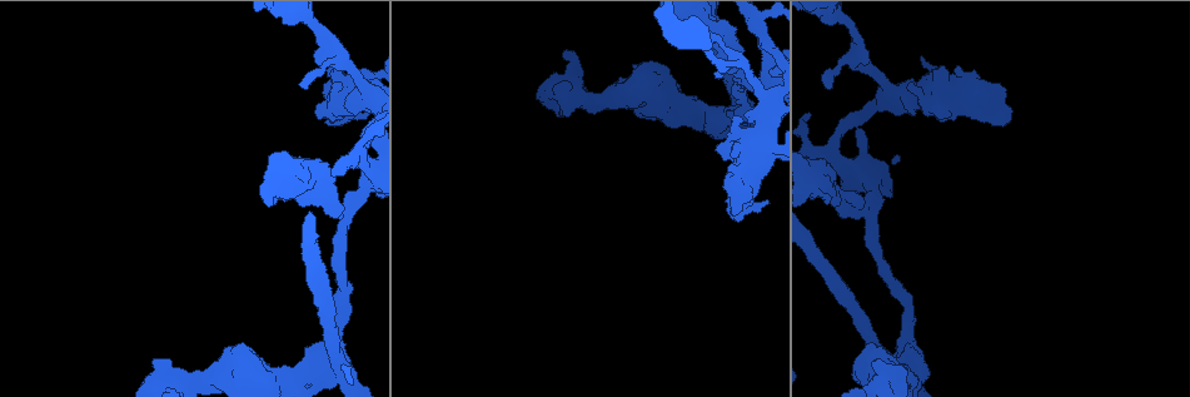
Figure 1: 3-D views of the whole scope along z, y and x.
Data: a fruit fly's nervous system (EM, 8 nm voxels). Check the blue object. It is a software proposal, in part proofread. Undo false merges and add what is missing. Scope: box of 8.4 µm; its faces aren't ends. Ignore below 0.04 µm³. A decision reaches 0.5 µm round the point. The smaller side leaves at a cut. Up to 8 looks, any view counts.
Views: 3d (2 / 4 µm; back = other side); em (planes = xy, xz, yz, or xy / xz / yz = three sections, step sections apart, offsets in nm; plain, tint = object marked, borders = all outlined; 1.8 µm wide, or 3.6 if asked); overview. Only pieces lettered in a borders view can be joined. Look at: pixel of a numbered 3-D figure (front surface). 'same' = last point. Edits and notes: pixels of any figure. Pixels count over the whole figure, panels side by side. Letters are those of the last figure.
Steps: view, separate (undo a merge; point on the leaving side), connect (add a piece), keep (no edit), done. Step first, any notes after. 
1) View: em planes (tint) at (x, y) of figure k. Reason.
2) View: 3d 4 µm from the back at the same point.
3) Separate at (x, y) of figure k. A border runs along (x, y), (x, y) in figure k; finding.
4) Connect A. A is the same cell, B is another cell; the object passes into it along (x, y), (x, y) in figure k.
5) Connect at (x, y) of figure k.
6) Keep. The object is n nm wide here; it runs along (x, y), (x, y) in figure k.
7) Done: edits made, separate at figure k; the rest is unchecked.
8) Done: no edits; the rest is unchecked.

View: em xy step 8 (tint) at (347, 213) of figure 1. Arms part here.

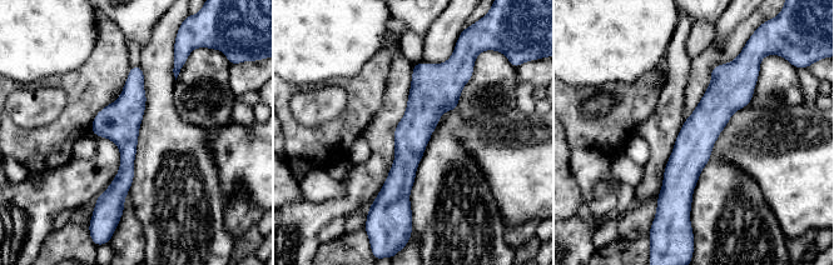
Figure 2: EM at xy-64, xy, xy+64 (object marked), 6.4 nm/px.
View: em planes (borders) at the same point.

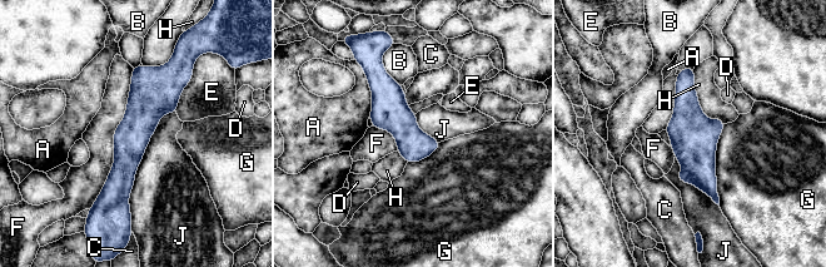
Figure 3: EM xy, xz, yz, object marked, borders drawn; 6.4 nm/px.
Keep. A, B, C, D, E, F, G, H and J are other cells; it runs along (164, 69), (130, 138), (127, 212) in figure 3; continuous, no second cell.

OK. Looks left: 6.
View: em planes (plain) at (326, 355) of figure 1. Four arms meet.

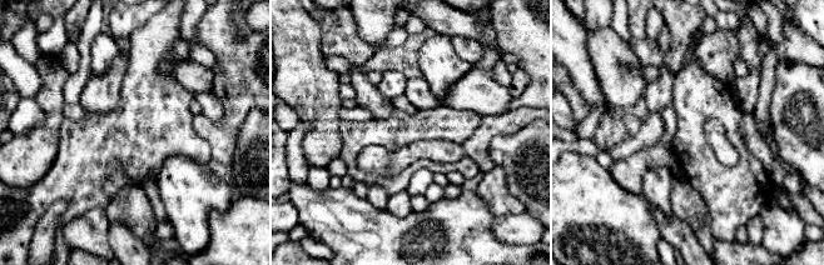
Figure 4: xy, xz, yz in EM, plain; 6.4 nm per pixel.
View: em planes (tint) at the same point. Where the object lies.

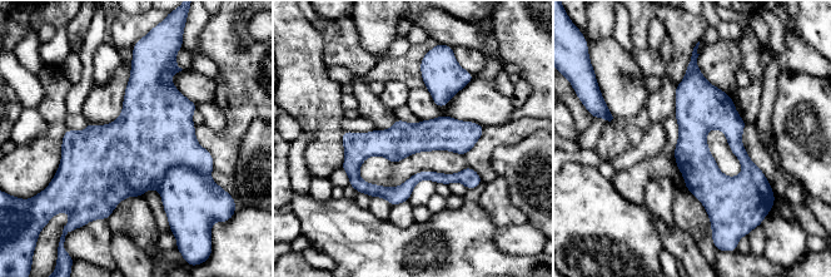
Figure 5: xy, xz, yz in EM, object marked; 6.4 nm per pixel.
View: em planes (borders) at the same point.

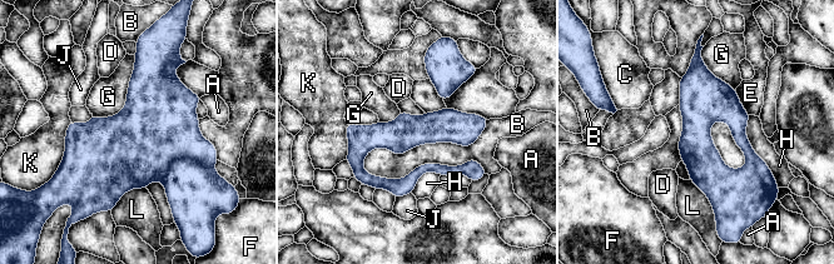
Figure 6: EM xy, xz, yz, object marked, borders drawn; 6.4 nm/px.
Keep. A, B, C, D, E, F, G, H, J, K and L are other cells; it runs along (695, 58), (698, 152), (716, 205) in figure 6; continuous, no second cell.

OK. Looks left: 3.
View: em 3.6 µm xy step 16 (borders) at (628, 103) of figure 1. Thick turns thin.

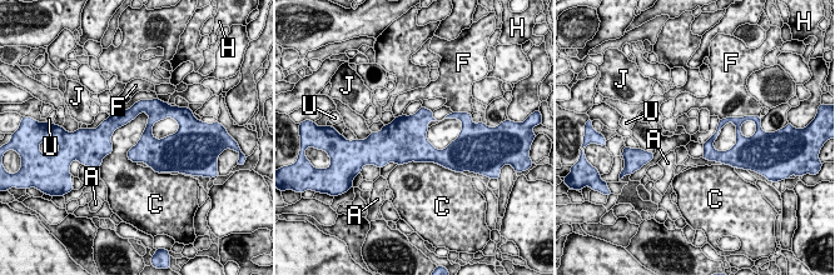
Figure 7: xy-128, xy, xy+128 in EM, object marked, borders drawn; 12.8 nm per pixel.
Keep. The object is 50 nm wide here; the longest contact is with C, 900 nm; A, C, F, H, J and U are other cells; continuous, no second cell.

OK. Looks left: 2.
Done: no edits; the rest is unchecked.

